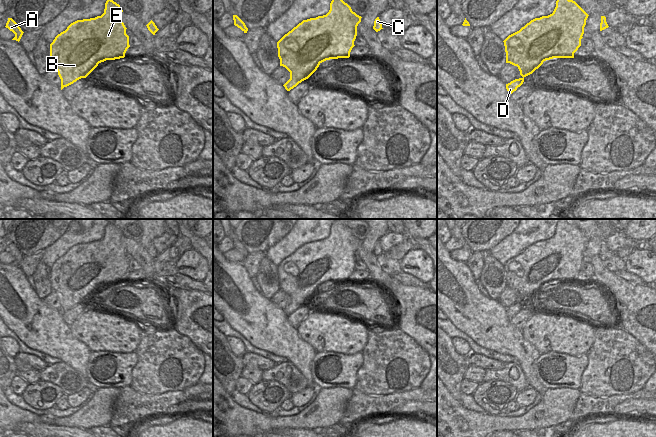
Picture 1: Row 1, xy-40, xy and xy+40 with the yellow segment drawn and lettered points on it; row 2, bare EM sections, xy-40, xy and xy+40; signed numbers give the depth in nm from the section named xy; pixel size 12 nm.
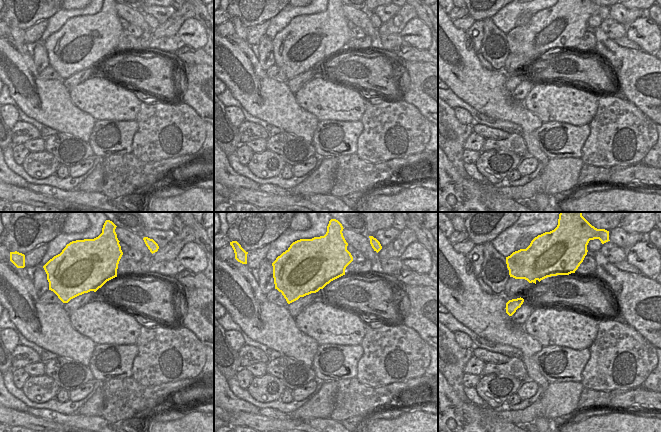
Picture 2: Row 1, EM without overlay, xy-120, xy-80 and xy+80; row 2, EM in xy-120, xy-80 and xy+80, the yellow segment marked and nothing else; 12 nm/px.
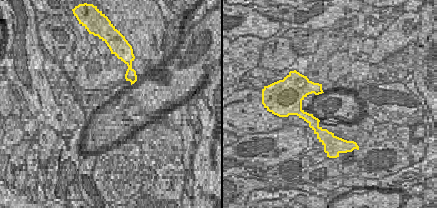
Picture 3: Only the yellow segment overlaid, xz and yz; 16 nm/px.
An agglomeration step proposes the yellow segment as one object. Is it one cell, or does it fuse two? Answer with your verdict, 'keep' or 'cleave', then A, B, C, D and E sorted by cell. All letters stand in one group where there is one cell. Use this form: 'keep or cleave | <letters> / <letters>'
keep | A B C D E

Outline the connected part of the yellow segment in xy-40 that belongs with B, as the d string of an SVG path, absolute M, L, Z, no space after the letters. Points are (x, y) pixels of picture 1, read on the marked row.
M107 0L101 16L77 20L55 37L50 44L50 61L61 79L61 90L81 78L86 78L99 63L125 57L130 45L127 28L121 20L122 12L119 4Z

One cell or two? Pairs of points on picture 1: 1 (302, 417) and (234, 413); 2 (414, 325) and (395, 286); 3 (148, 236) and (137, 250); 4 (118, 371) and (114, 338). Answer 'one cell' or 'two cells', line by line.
1: one cell
2: one cell
3: two cells
4: two cells

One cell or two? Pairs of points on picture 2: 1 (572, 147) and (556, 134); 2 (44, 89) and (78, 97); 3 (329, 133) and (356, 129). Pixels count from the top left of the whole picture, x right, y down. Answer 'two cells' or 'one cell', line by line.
1: one cell
2: two cells
3: one cell

